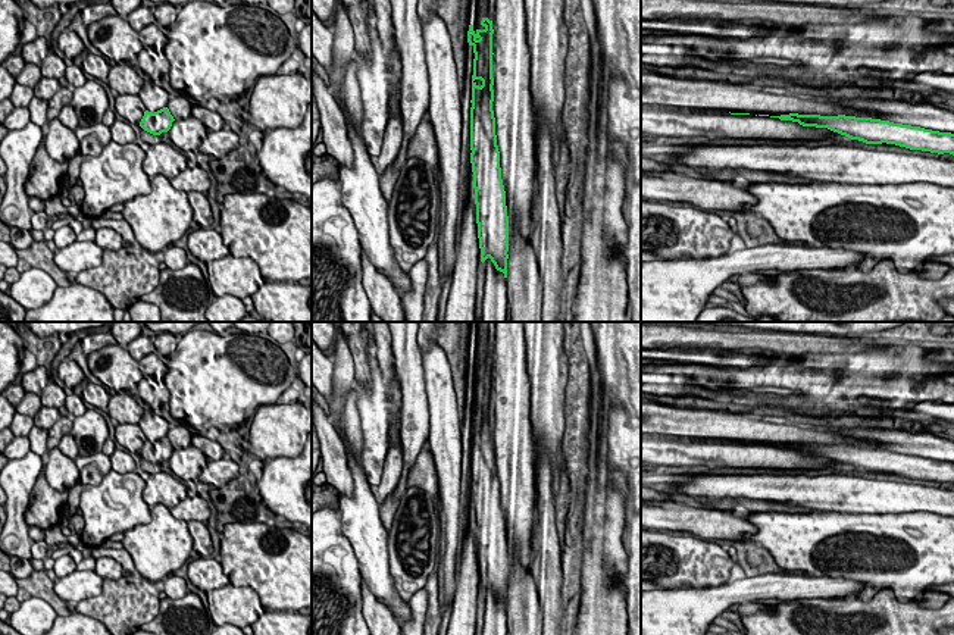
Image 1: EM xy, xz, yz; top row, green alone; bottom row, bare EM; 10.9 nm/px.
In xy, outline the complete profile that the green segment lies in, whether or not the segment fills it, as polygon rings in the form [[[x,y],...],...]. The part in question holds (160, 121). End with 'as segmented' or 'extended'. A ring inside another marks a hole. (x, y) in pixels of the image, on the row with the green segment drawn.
[[[163,107],[154,113],[146,110],[140,126],[153,135],[160,135],[162,132],[168,132],[171,129],[173,121],[175,119],[168,107]]]; as segmented

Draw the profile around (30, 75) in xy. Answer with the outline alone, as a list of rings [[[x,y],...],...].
[[[25,63],[24,69],[16,78],[16,84],[34,88],[43,78],[40,66],[34,63]]]

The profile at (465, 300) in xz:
[[[466,198],[457,228],[457,260],[451,278],[444,322],[481,322],[484,265],[476,223],[475,198]]]

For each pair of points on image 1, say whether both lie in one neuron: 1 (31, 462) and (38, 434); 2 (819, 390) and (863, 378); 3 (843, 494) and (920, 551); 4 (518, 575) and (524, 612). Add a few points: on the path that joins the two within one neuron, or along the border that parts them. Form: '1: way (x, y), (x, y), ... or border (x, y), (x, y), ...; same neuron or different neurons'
1: border (31, 450), (43, 457); different neurons
2: way (829, 387), (844, 378), (853, 378); same neuron
3: border (835, 510), (904, 513); different neurons
4: way (521, 584), (522, 603); same neuron

